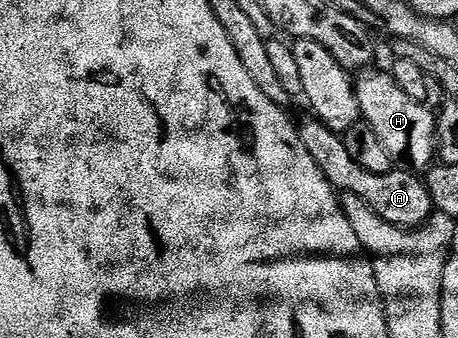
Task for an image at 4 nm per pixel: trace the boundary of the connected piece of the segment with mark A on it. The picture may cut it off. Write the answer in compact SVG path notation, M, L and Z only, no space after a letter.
M314 115L299 118L298 128L302 144L306 146L306 151L310 151L310 156L314 158L314 163L318 163L318 171L326 175L326 179L332 188L341 194L349 193L358 195L370 211L377 213L386 223L397 225L400 229L409 231L419 229L434 210L430 191L423 180L420 181L415 172L409 171L403 167L394 167L386 175L374 175L374 171L366 171L366 167L358 167L354 159L350 159L350 151L346 151L346 143L343 136L338 133L332 133L326 123L322 123Z

